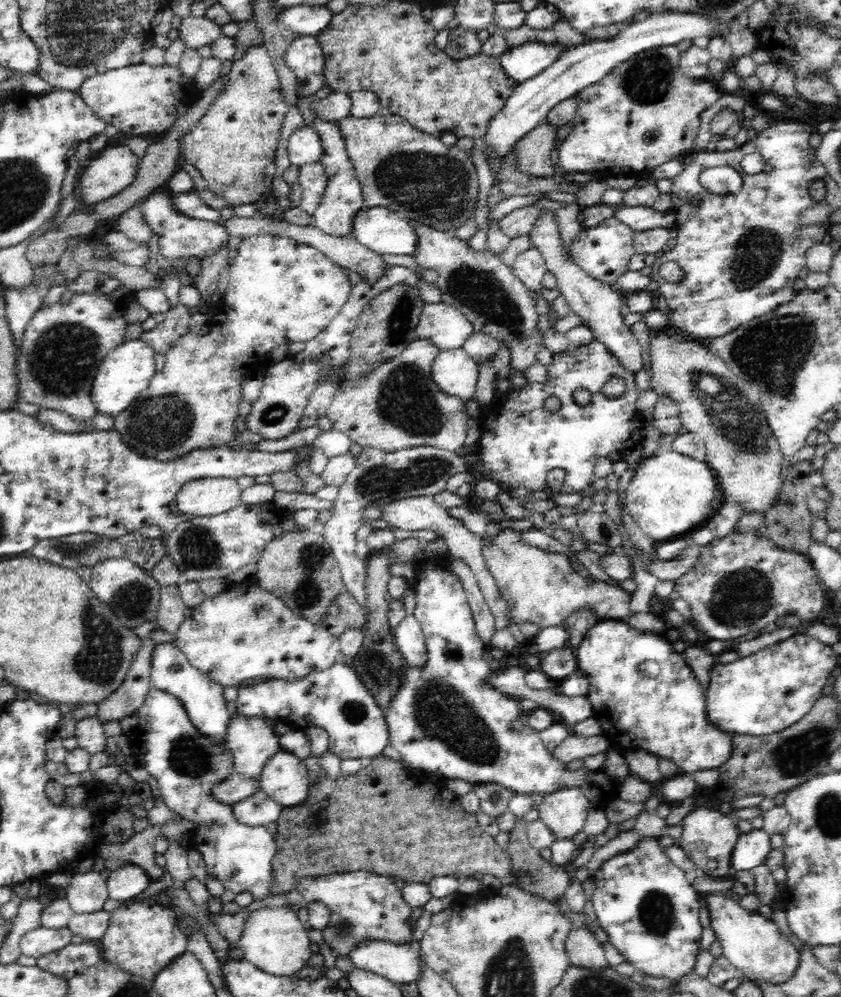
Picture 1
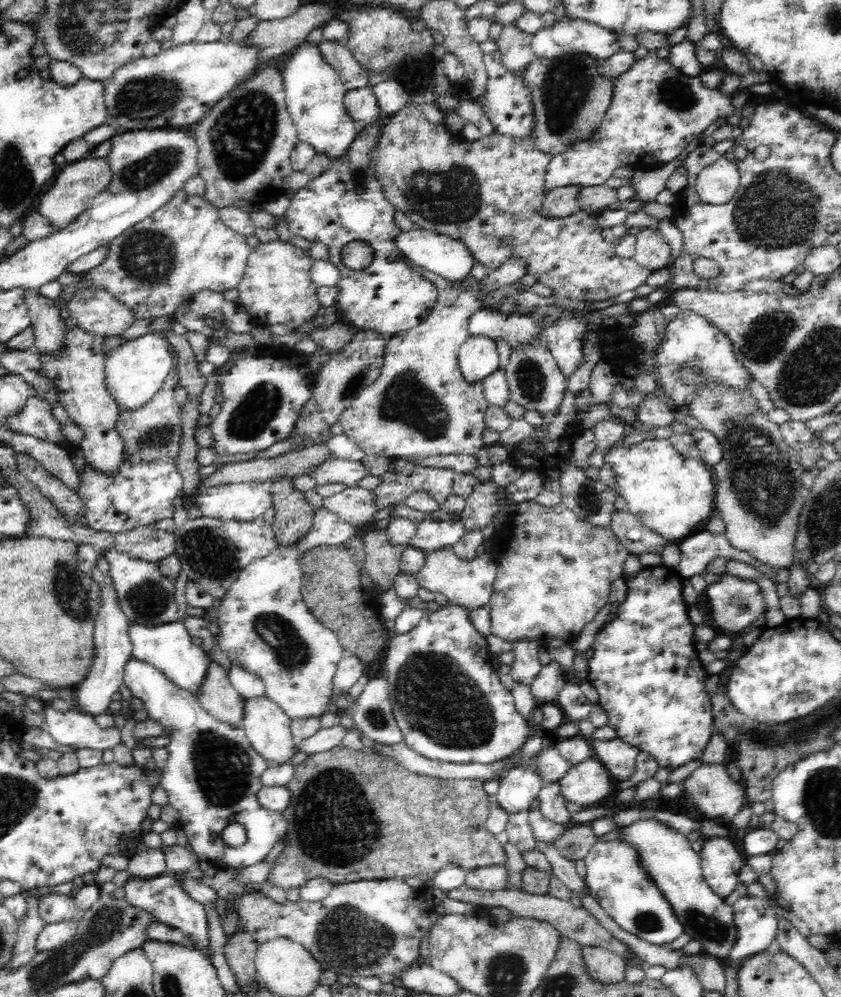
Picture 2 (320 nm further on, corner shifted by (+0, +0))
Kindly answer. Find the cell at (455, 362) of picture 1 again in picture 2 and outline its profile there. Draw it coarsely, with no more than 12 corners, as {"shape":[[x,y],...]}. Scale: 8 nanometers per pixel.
{"shape":[[470,335],[458,352],[459,370],[477,383],[498,370],[493,338]]}

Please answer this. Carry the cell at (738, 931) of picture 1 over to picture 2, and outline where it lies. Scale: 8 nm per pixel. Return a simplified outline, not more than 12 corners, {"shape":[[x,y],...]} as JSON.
{"shape":[[646,818],[617,840],[642,863],[703,952],[737,942],[732,906],[712,892],[686,835]]}

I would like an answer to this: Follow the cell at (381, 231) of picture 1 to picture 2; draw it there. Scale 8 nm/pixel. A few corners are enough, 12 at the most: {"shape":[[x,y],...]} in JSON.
{"shape":[[414,227],[395,250],[446,281],[464,281],[475,258],[464,243]]}

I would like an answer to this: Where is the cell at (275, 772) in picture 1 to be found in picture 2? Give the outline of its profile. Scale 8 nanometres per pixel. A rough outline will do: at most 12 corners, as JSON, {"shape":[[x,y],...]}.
{"shape":[[245,700],[241,727],[270,766],[298,751],[291,719],[272,700]]}

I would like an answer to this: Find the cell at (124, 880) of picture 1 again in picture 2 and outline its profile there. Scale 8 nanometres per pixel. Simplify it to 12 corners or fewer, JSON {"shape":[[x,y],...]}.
{"shape":[[162,847],[140,848],[129,859],[130,876],[151,879],[167,873]]}

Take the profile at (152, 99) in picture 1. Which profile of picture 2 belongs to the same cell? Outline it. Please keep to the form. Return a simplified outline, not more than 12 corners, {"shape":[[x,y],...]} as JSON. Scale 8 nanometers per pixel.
{"shape":[[243,41],[191,42],[103,80],[128,130],[200,122],[260,68]]}

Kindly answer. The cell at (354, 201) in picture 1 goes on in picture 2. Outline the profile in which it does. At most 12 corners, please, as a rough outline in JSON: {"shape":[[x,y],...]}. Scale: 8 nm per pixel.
{"shape":[[319,43],[285,67],[285,103],[299,142],[331,160],[359,124]]}

